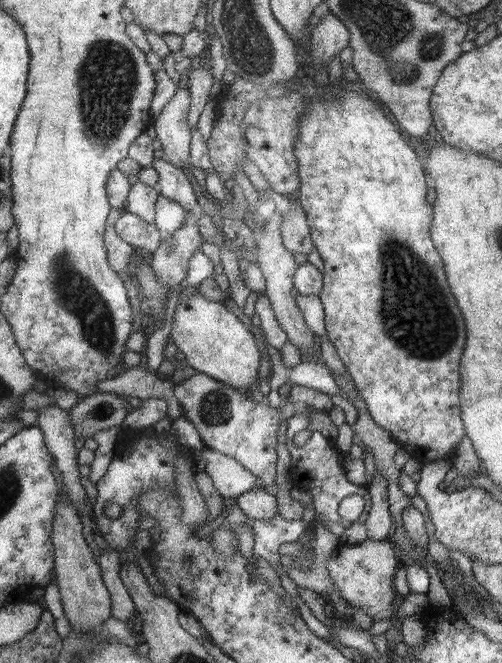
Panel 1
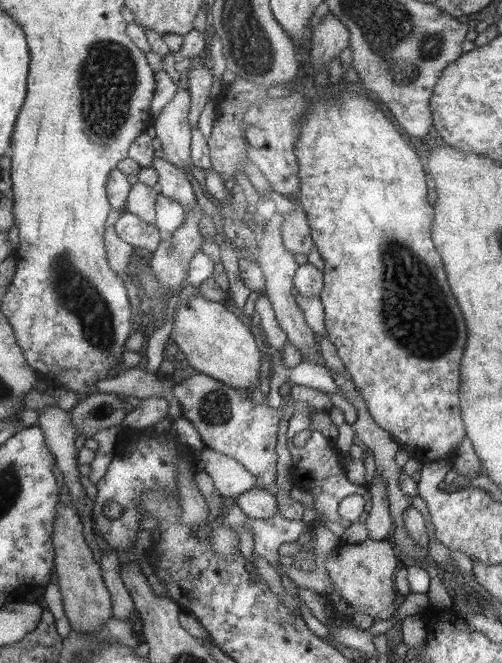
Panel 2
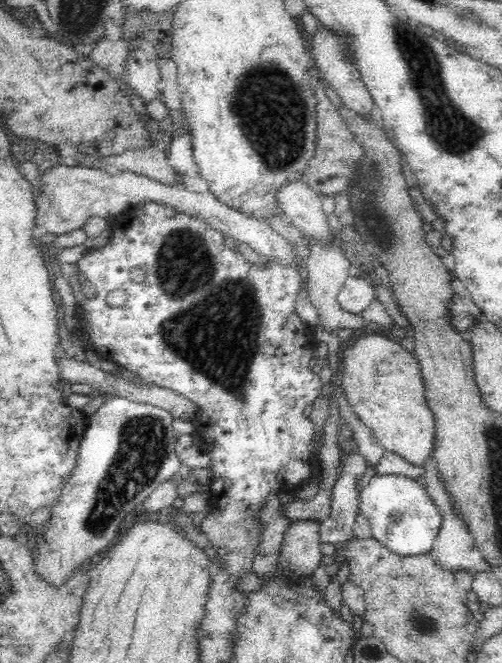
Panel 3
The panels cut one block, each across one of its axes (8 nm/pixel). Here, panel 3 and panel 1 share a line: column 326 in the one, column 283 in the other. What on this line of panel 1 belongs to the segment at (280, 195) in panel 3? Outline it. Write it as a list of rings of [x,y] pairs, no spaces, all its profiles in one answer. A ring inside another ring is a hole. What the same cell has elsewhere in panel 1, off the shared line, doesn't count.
[[[294,196],[290,197],[290,202],[293,204],[291,213],[282,214],[283,245],[293,255],[305,254],[308,256],[315,244],[311,237],[311,228],[307,223],[307,214],[302,210],[302,206]]]

